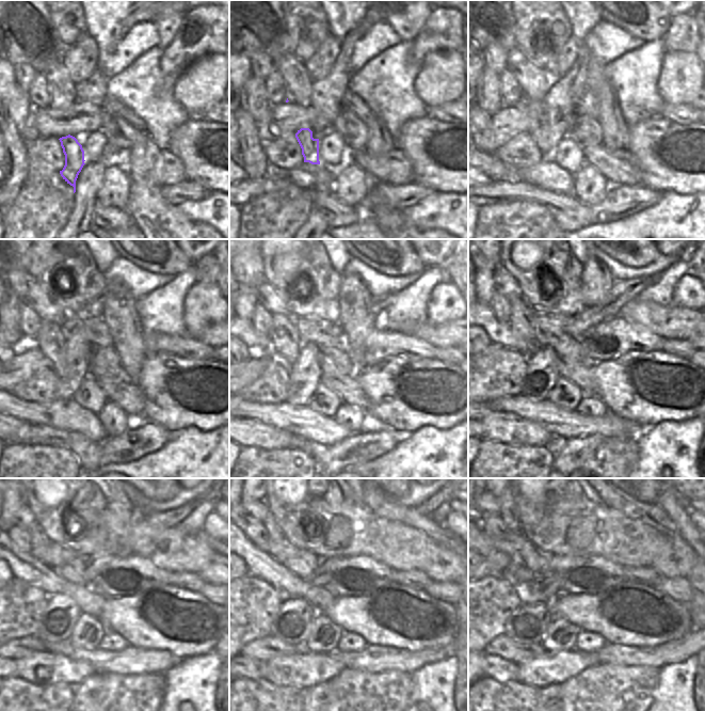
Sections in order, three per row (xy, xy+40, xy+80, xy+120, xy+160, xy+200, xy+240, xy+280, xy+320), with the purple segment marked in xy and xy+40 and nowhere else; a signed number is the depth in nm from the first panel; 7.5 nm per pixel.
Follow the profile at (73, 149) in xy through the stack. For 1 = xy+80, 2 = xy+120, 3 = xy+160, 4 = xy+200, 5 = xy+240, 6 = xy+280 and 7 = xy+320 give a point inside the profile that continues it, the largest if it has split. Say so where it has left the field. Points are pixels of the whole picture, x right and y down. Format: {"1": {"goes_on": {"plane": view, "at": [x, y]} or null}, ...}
{"1": {"goes_on": {"plane": "xy+80", "at": [534, 110]}}, "2": {"goes_on": {"plane": "xy+120", "at": [50, 340]}}, "3": {"goes_on": {"plane": "xy+160", "at": [285, 335]}}, "4": {"goes_on": {"plane": "xy+200", "at": [521, 313]}}, "5": {"goes_on": {"plane": "xy+240", "at": [38, 539]}}, "6": {"goes_on": {"plane": "xy+280", "at": [276, 549]}}, "7": {"goes_on": {"plane": "xy+320", "at": [508, 512]}}}

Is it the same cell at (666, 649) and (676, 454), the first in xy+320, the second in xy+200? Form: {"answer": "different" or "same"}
{"answer": "different"}

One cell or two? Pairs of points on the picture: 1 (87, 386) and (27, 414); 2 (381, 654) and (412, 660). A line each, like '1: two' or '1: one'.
1: two
2: one

